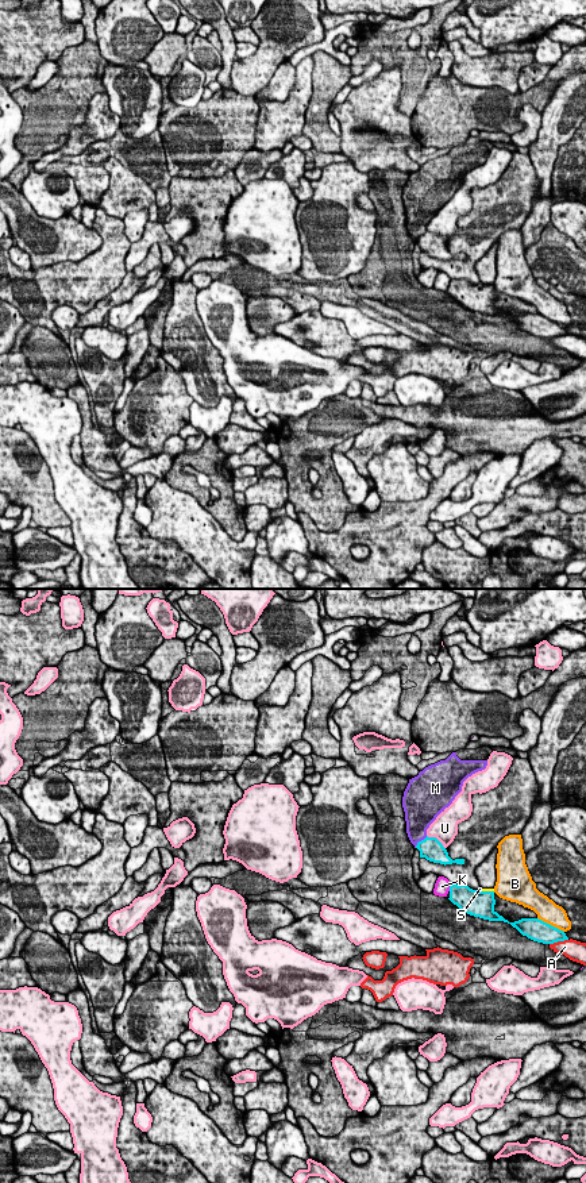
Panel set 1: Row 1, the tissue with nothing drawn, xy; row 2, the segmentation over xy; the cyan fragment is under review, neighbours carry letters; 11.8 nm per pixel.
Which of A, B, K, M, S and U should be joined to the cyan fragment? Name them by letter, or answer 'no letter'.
S

